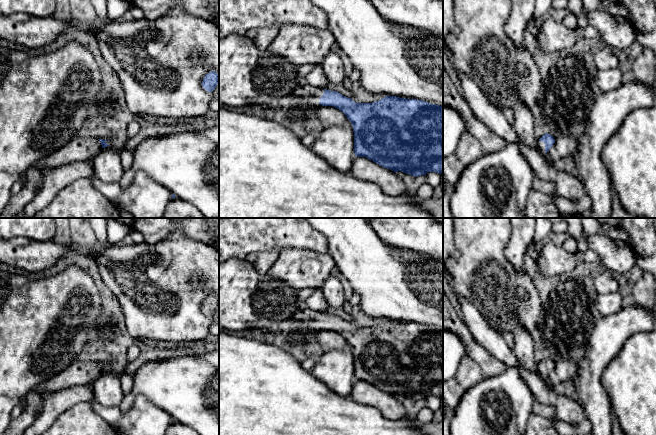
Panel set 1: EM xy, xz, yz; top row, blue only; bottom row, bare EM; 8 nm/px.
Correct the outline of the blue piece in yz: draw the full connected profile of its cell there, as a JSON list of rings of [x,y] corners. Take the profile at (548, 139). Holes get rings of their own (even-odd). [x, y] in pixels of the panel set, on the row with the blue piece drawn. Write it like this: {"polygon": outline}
{"polygon": [[[545,133],[538,141],[537,141],[537,148],[538,151],[545,156],[549,149],[555,143],[555,139],[552,135]]]}

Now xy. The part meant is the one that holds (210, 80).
{"polygon": [[[211,71],[208,74],[206,74],[202,81],[202,87],[208,92],[212,92],[216,88],[217,84],[218,74],[215,71]]]}

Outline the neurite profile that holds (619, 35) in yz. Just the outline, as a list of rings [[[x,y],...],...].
[[[597,9],[589,13],[588,23],[596,28],[602,40],[615,51],[622,51],[635,42],[637,31],[629,20],[618,21],[607,12]]]

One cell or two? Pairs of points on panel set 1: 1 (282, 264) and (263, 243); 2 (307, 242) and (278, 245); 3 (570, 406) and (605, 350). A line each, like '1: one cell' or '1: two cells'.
1: two cells
2: one cell
3: two cells

